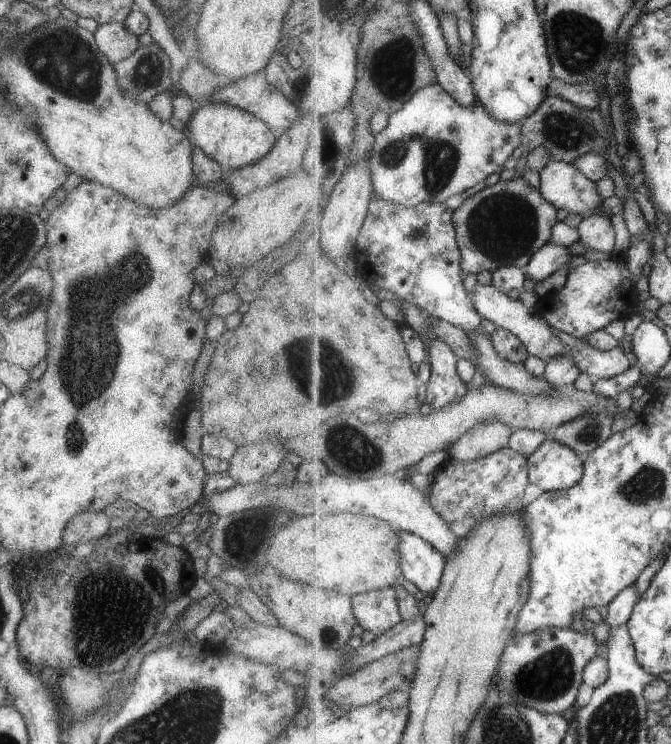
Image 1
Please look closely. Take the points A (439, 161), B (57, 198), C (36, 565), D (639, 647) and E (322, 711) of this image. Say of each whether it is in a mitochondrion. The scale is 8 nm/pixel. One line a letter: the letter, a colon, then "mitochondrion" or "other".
A: mitochondrion
B: other
C: other
D: other
E: other

